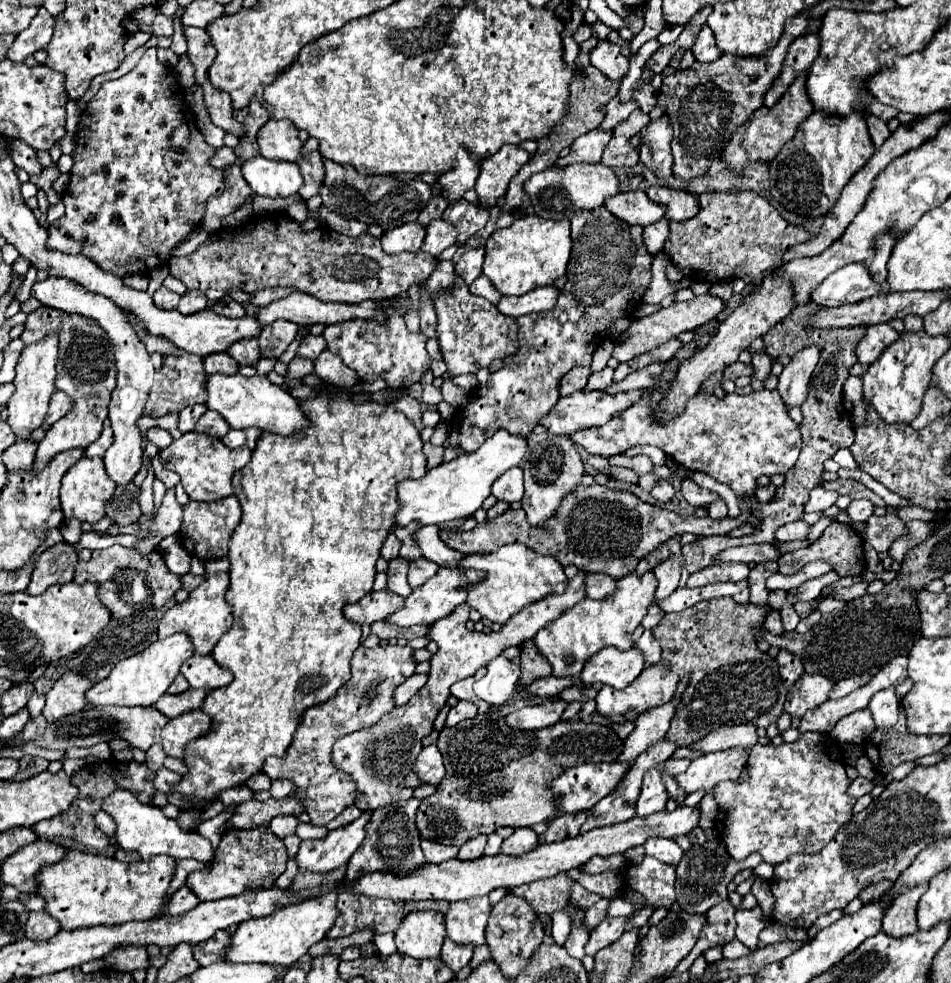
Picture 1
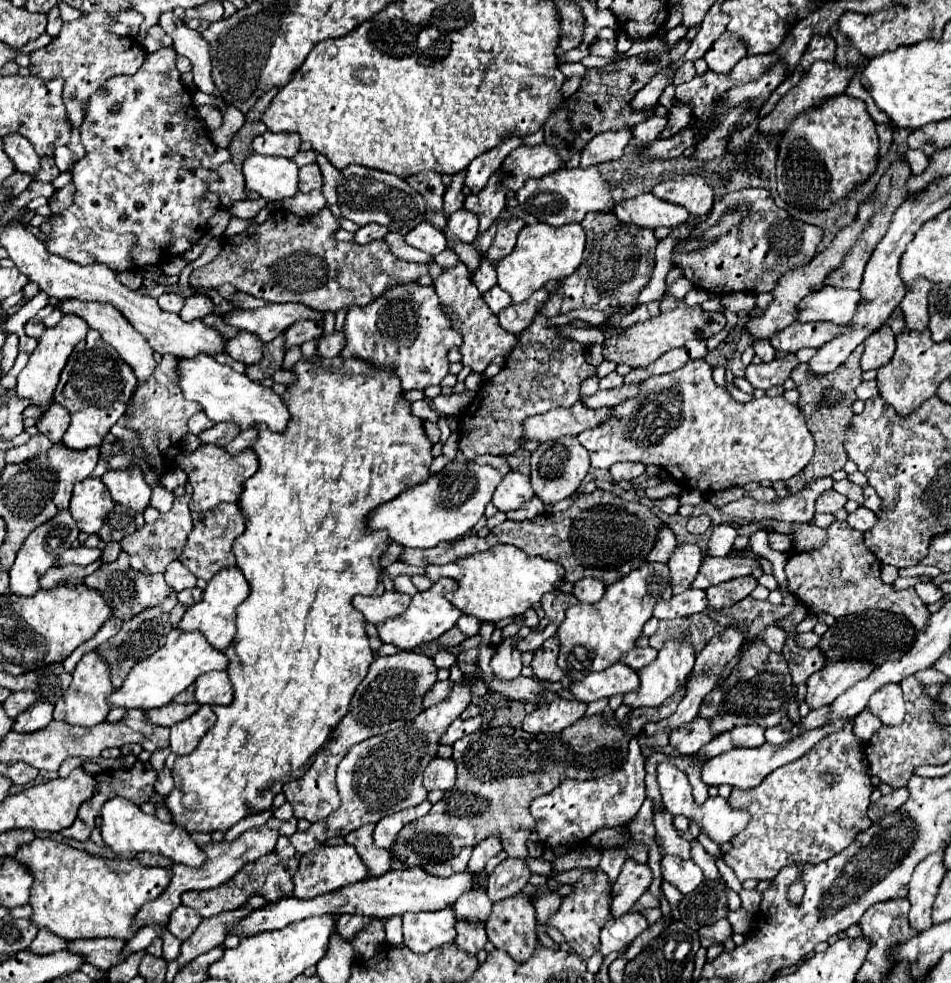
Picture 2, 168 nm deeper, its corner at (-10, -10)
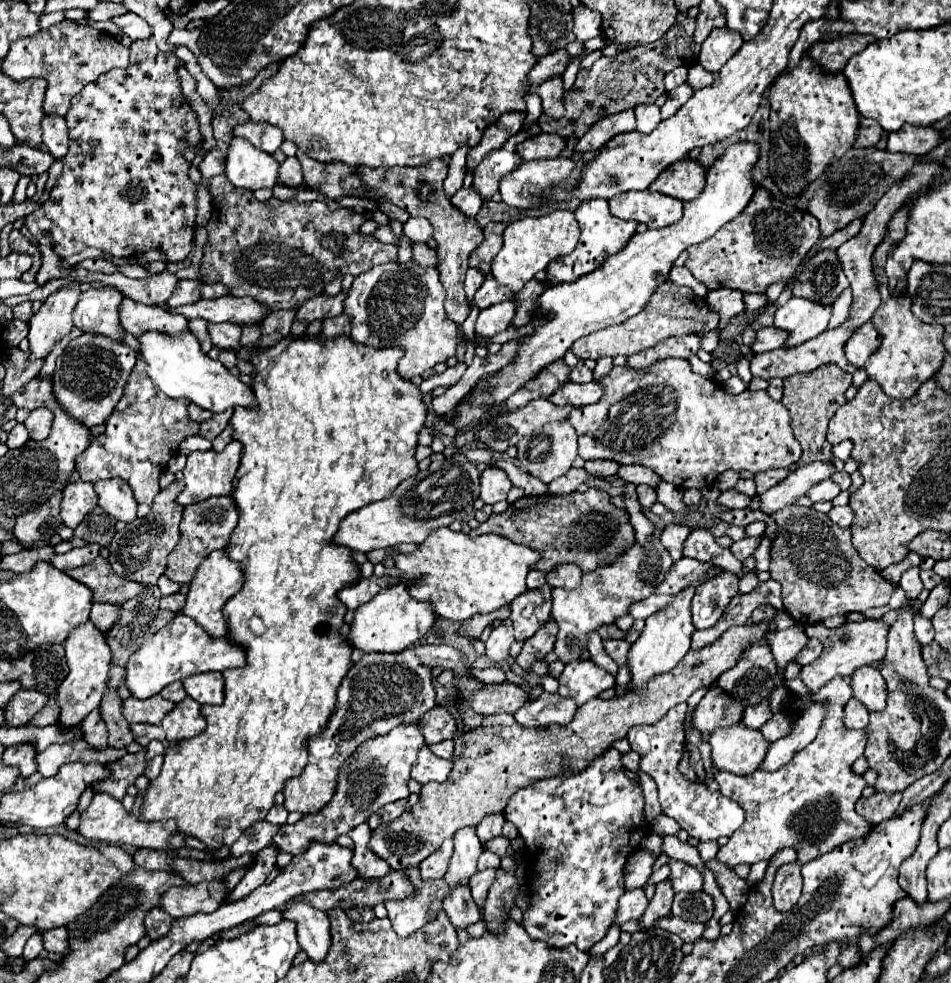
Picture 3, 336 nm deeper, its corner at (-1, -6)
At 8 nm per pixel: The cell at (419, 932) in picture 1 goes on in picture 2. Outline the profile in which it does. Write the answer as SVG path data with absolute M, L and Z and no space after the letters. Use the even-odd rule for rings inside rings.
M453 908L435 914L403 914L405 946L415 954L425 954L433 948L455 942Z

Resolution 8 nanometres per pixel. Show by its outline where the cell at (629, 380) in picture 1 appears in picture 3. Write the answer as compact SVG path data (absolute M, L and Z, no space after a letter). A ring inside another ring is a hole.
M568 382L566 386L560 386L548 400L558 404L558 406L586 406L586 404L594 404L602 398L604 390L598 382L588 382L588 384L576 384L576 382Z

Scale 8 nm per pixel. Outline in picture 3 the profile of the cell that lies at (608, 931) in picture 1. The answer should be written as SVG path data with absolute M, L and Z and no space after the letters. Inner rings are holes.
M644 888L638 890L626 890L624 896L618 900L618 924L624 924L632 918L642 918L644 910L648 906L648 898L644 894Z

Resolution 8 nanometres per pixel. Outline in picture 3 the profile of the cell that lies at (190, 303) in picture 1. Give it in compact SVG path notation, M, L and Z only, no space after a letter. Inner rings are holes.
M180 280L178 286L174 288L174 294L168 298L168 306L176 308L176 306L184 306L184 304L192 304L200 300L200 288L202 284L198 280Z

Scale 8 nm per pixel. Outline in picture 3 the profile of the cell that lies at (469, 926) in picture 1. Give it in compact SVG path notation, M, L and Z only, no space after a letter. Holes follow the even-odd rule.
M466 826L458 830L458 834L454 834L454 854L444 880L450 886L468 884L470 876L476 872L476 860L480 854L482 854L482 842L476 834L476 828Z

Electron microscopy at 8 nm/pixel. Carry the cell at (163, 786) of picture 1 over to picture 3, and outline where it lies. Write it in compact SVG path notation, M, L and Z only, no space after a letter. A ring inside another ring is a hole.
M154 756L152 760L148 760L144 776L146 776L146 778L150 778L150 780L154 780L154 778L160 774L160 768L162 768L162 764L164 764L164 758L162 758L162 756Z

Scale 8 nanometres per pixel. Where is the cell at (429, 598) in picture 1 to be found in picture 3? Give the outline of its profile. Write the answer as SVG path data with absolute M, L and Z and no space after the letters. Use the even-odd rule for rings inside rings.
M400 582L396 586L390 586L382 590L370 604L360 606L354 612L354 620L350 624L348 632L348 644L356 650L362 650L364 654L370 652L402 652L404 648L418 642L424 634L432 630L432 624L436 620L434 610L426 602L416 602L406 586Z

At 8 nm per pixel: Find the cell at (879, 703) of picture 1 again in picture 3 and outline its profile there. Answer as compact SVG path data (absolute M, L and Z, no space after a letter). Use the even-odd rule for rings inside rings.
M872 666L858 668L850 676L850 686L854 698L860 700L870 712L878 712L886 706L886 682L880 670L874 670Z

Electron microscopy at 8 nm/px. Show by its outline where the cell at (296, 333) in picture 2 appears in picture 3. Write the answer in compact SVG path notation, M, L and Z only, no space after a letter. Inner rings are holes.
M340 292L336 296L320 294L318 298L310 298L310 302L304 302L298 308L296 320L314 322L314 320L324 320L326 316L338 316L344 310L346 296L348 296L348 292Z

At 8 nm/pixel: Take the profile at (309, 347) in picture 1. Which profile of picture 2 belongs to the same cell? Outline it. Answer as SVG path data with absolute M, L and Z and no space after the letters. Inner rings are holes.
M333 332L317 340L317 356L319 358L335 358L345 344L343 332Z

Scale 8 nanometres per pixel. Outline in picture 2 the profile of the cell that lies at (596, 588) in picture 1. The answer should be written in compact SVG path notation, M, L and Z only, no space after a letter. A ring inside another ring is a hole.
M583 578L579 582L575 582L575 590L573 594L581 600L581 602L587 602L587 604L595 604L603 598L605 594L605 584L595 580L595 578Z

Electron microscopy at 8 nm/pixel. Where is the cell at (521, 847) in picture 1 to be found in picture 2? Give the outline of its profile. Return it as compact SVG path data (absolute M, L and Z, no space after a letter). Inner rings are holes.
M507 858L503 860L497 870L487 880L487 896L493 902L499 902L503 898L513 896L519 892L531 878L531 870L527 866L525 858Z

